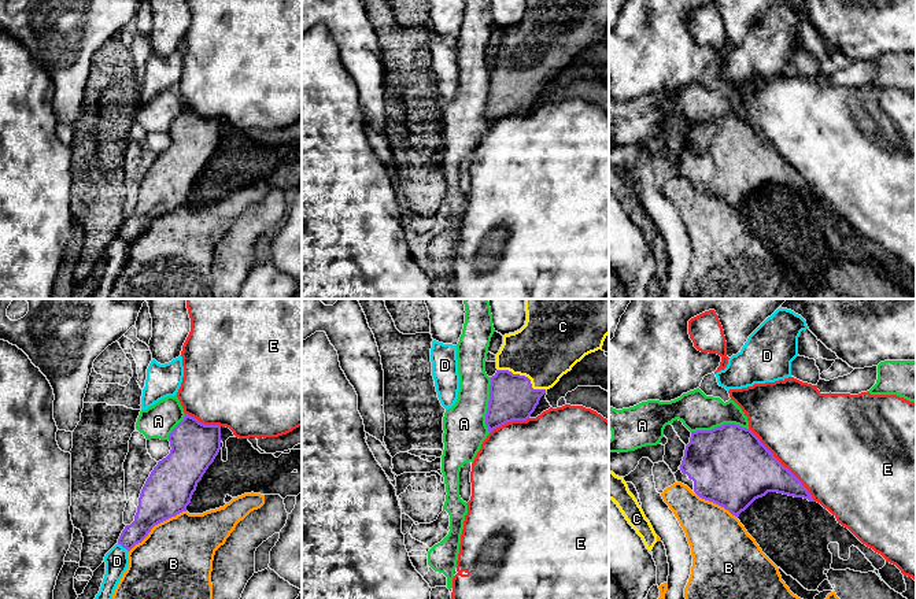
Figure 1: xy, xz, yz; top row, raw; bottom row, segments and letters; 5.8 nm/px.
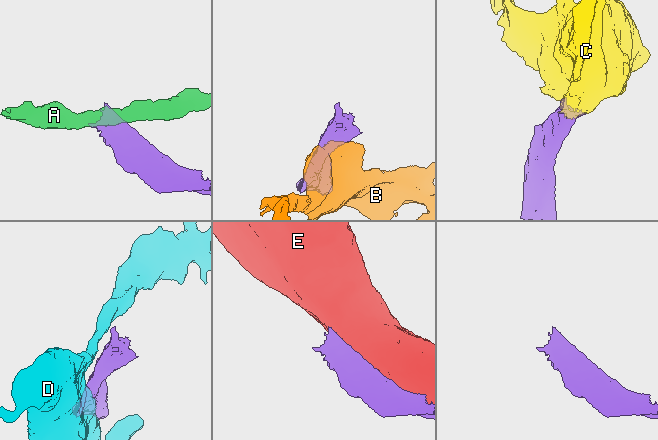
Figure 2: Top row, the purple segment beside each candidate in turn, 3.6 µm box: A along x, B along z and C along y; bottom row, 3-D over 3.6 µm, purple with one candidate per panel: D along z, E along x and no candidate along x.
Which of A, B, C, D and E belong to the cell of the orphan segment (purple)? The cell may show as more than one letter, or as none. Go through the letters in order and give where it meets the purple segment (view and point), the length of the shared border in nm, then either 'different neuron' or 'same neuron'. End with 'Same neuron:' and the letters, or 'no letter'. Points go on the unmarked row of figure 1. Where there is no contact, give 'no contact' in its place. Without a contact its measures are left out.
A: meets purple in yz at (719, 119); contact 340 nm long; different neuron
B: meets purple in xy at (157, 217); contact 420 nm long; different neuron
C: meets purple in xz at (524, 69); contact 320 nm long; same neuron
D: meets purple in xy at (124, 240); contact 80 nm long; different neuron
E: meets purple in yz at (782, 158); contact 600 nm long; different neuron
Same neuron: C

